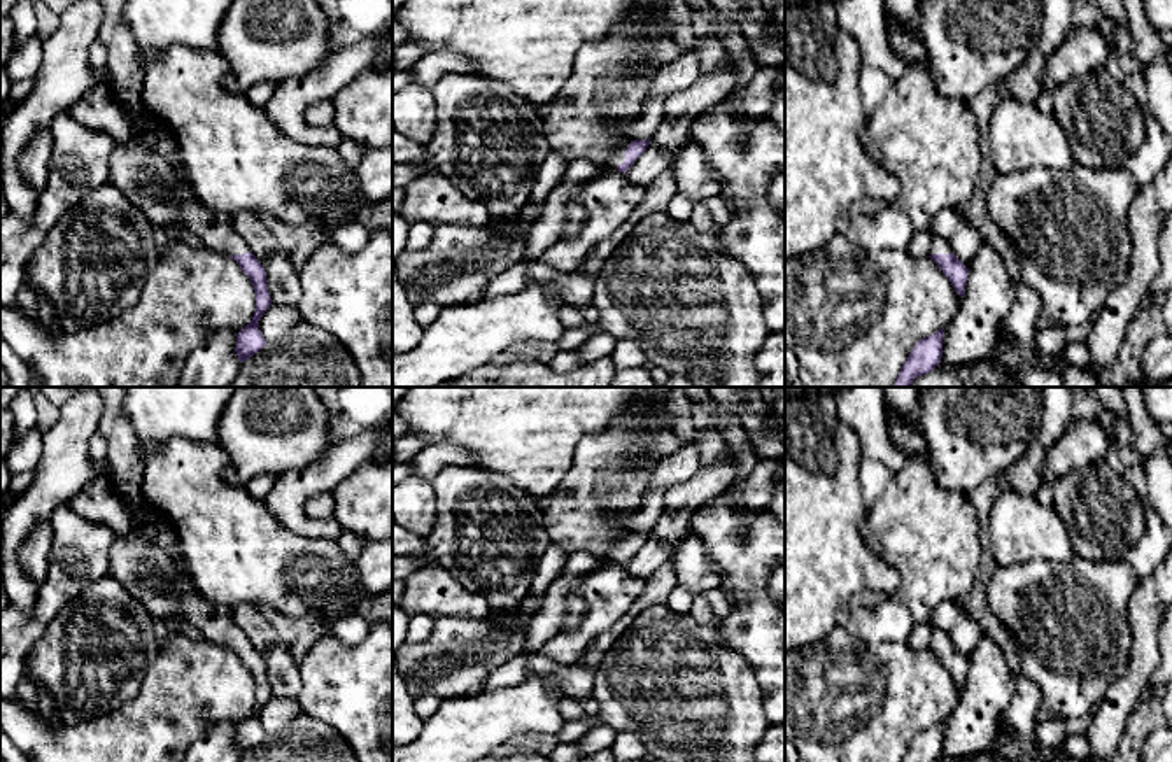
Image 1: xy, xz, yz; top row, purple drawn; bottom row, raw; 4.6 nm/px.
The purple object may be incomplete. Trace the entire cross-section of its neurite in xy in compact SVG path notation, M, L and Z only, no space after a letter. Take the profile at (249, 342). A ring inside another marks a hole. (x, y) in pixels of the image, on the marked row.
M138 140L116 144L109 170L109 182L144 212L154 229L179 224L205 247L238 263L254 286L256 310L252 321L238 331L235 352L240 363L258 354L266 345L259 321L272 298L265 266L233 229L231 217L208 208L180 170Z

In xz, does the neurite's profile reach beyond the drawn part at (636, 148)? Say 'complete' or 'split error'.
split error

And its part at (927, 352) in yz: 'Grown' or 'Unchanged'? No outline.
Unchanged

